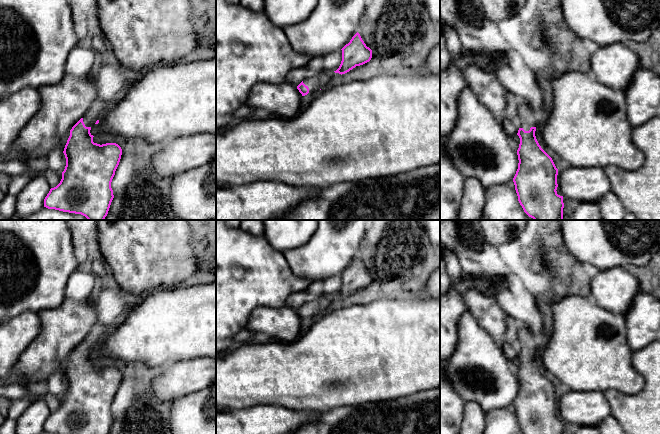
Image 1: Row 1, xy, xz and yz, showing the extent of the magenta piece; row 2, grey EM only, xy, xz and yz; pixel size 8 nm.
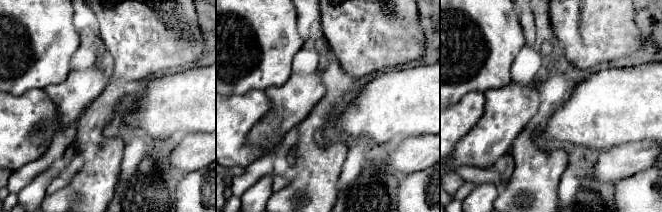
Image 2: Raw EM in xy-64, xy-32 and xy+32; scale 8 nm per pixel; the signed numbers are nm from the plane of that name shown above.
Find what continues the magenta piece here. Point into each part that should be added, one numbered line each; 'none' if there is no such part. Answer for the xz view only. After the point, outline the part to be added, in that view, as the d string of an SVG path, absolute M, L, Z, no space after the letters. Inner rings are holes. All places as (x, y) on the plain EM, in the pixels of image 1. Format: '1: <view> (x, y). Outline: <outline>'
1: xz (316, 305). Outline: M320 295L308 300L303 307L309 312L309 317L319 315L323 310L327 309L331 303L333 296Z

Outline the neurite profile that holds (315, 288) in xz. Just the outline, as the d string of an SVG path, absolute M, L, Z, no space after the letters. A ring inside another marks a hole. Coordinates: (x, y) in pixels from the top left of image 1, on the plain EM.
M324 280L313 281L304 291L307 292L311 298L318 297L322 294L323 282Z

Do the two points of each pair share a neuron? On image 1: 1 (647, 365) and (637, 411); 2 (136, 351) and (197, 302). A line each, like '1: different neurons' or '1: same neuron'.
1: same neuron
2: same neuron

